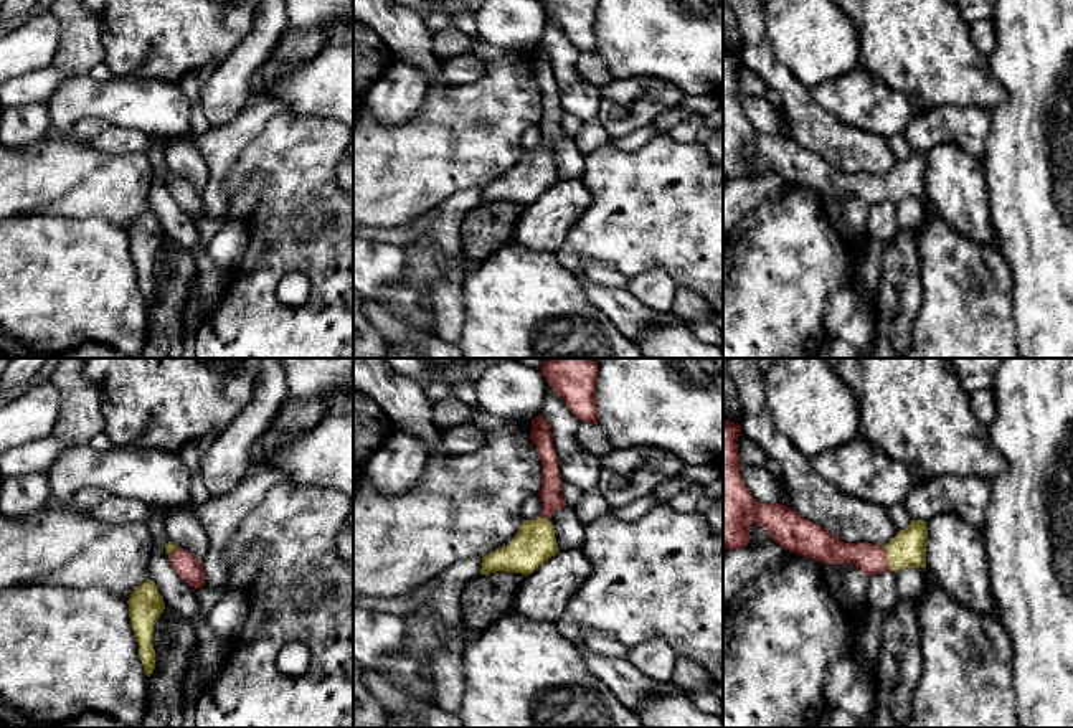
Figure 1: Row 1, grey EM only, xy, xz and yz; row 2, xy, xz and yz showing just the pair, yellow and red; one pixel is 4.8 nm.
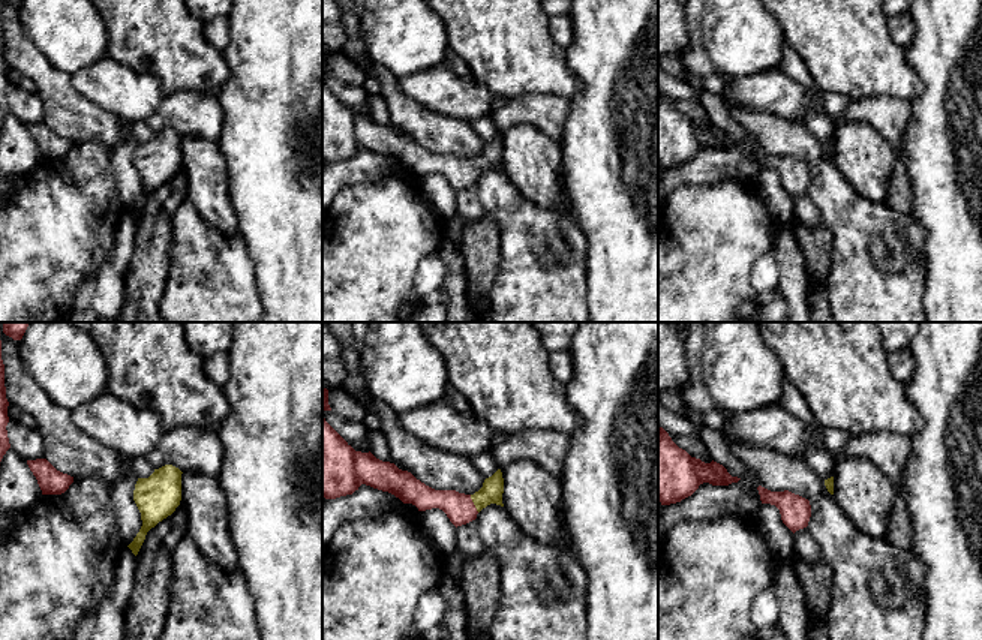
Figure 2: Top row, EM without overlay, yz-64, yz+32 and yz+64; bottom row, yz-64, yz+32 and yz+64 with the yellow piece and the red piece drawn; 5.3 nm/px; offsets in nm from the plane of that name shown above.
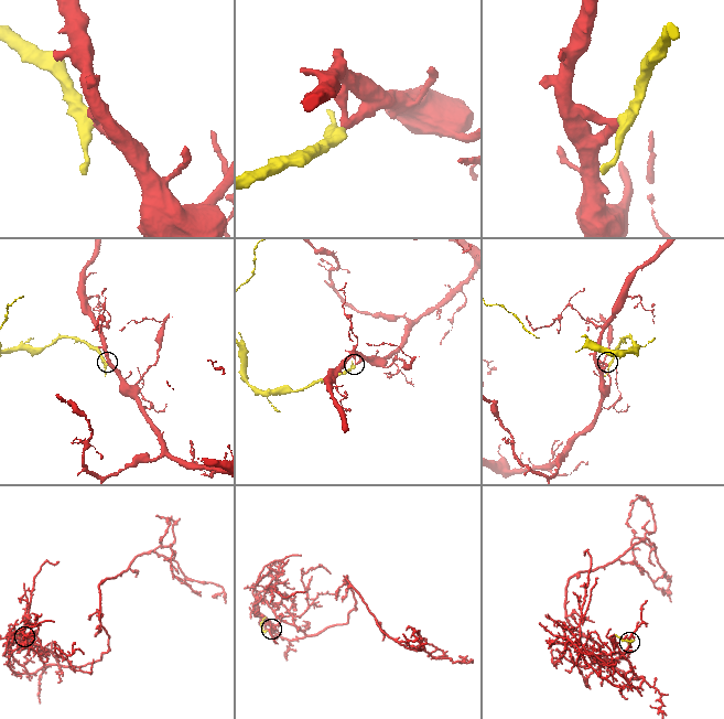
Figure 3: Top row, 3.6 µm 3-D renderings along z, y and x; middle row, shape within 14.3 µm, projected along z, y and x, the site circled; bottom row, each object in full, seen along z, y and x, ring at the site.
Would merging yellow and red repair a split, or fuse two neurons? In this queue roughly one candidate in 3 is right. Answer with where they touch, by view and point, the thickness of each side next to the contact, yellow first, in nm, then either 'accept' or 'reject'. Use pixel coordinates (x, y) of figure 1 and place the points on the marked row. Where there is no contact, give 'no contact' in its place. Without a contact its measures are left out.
meets yellow in yz at (887, 558); 180 nm thick on the yellow side, 140 nm on the other; accept

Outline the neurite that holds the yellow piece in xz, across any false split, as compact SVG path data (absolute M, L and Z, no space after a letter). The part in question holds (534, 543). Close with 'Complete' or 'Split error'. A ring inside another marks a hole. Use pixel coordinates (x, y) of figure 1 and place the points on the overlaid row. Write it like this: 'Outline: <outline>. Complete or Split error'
Outline: M543 416L532 419L532 441L541 462L541 515L535 520L523 520L513 540L482 558L480 574L507 571L533 573L540 565L555 556L560 548L551 515L568 507L561 495L561 474L558 469L558 454L553 444L553 434Z. Split error

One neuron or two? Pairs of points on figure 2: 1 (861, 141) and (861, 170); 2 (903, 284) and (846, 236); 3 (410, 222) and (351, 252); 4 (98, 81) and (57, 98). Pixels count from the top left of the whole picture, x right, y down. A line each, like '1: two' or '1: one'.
1: one
2: one
3: one
4: two

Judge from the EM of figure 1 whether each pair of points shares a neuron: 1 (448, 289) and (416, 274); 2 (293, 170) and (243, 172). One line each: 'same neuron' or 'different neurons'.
1: different neurons
2: same neuron

